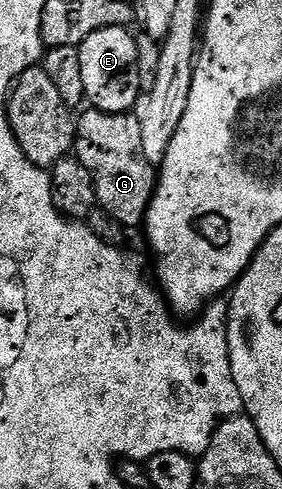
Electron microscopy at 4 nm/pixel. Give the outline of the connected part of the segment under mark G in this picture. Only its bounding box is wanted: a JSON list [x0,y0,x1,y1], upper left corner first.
[73,108,157,227]

